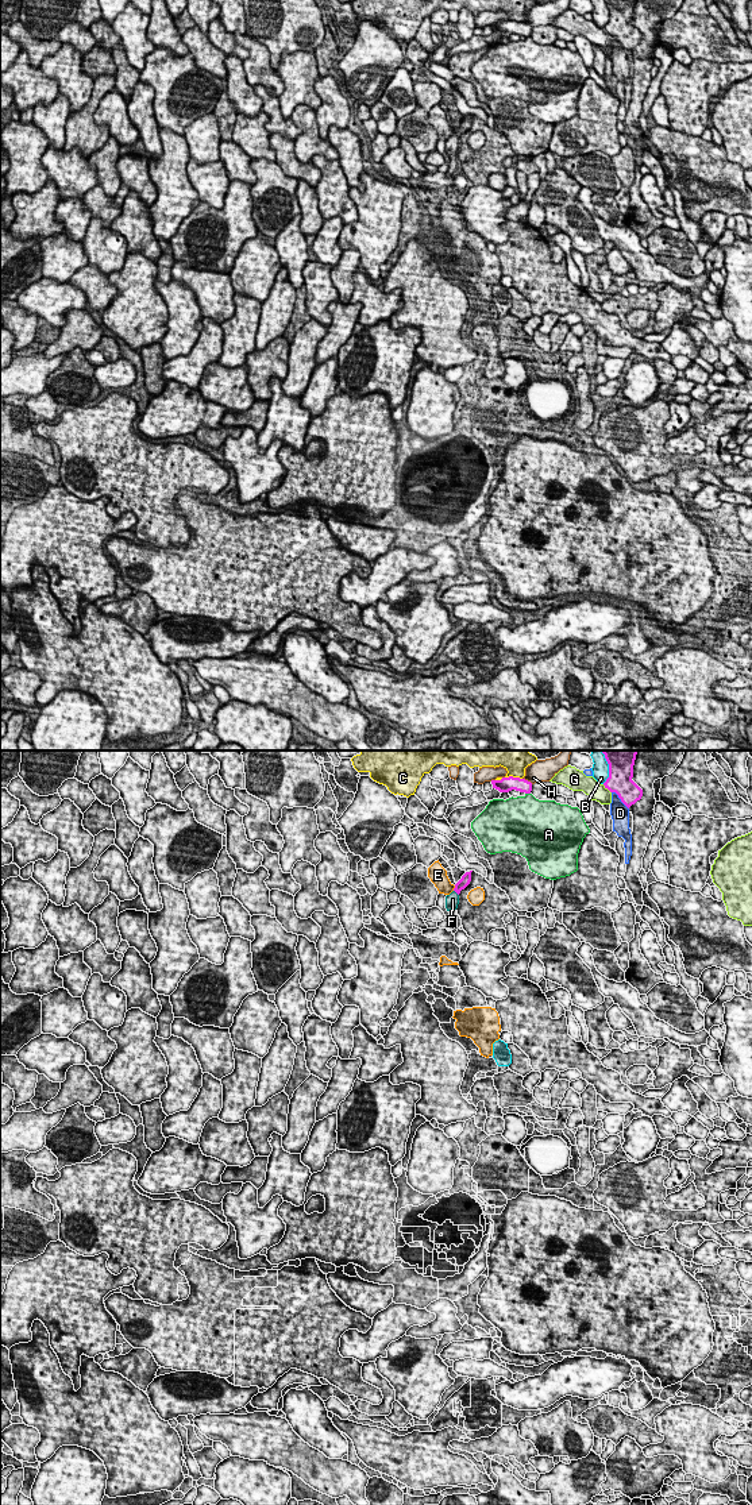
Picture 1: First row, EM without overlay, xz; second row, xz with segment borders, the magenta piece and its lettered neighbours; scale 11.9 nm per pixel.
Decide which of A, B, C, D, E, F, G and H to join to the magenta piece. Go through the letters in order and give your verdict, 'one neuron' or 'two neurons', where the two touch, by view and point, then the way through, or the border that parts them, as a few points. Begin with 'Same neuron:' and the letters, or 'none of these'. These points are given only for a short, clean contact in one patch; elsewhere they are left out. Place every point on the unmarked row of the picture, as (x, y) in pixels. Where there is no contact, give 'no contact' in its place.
Same neuron: F
A: two neurons; meets magenta in xz at (528, 37)
B: two neurons; meets magenta in xz at (609, 14)
C: two neurons; meets magenta in xz at (512, 20)
D: two neurons; meets magenta in xz at (620, 42)
E: two neurons; meets magenta in xz at (454, 132); border along xz (455, 130), (452, 134)
F: one neuron; meets magenta in xz at (455, 135); runs through xz (466, 122), (455, 135), (452, 143)
G: two neurons; meets magenta in xz at (606, 31)
H: two neurons; meets magenta in xz at (527, 24)

